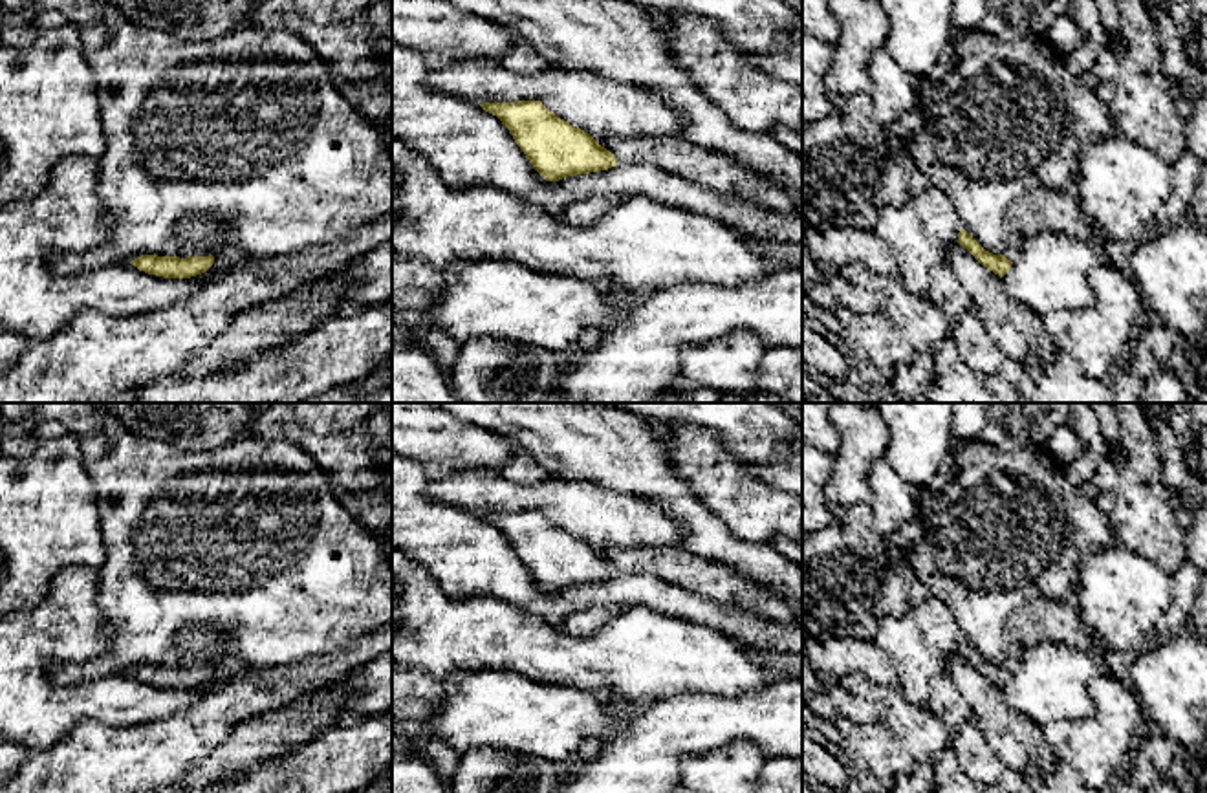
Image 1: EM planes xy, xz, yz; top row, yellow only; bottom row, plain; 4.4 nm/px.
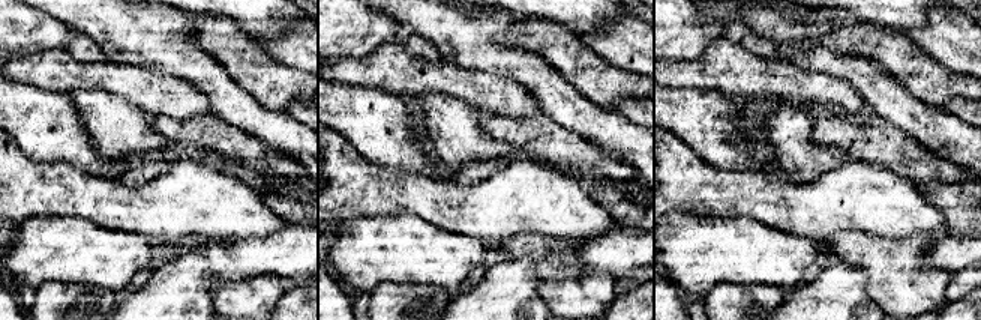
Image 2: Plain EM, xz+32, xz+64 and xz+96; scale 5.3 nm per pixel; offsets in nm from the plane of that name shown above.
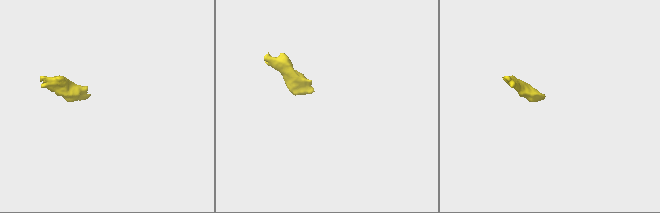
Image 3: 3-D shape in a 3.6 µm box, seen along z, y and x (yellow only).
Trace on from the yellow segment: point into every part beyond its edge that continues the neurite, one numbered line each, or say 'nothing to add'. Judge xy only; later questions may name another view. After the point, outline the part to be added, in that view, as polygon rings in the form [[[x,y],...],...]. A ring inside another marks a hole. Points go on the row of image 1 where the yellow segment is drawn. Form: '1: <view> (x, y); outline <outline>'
1: xy (196, 231); outline [[[192,216],[187,218],[179,225],[179,238],[185,245],[192,245],[192,251],[183,251],[178,256],[209,256],[209,245],[212,242],[212,225],[205,216]]]

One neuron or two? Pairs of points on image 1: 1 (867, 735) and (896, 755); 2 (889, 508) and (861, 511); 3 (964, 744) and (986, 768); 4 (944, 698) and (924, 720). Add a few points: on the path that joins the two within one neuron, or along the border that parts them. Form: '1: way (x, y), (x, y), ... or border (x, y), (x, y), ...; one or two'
1: way (874, 742), (889, 755); one
2: border (867, 502), (872, 513), (872, 526), (883, 537); two
3: way (969, 748), (980, 762); one
4: border (927, 707), (951, 733); two

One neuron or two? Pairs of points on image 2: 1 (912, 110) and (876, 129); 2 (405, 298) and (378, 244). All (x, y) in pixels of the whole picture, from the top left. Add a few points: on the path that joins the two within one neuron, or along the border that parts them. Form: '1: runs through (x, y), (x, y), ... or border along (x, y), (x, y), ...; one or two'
1: border along (875, 113), (908, 131), (918, 141); two
2: border along (432, 286), (380, 283), (369, 292); two

